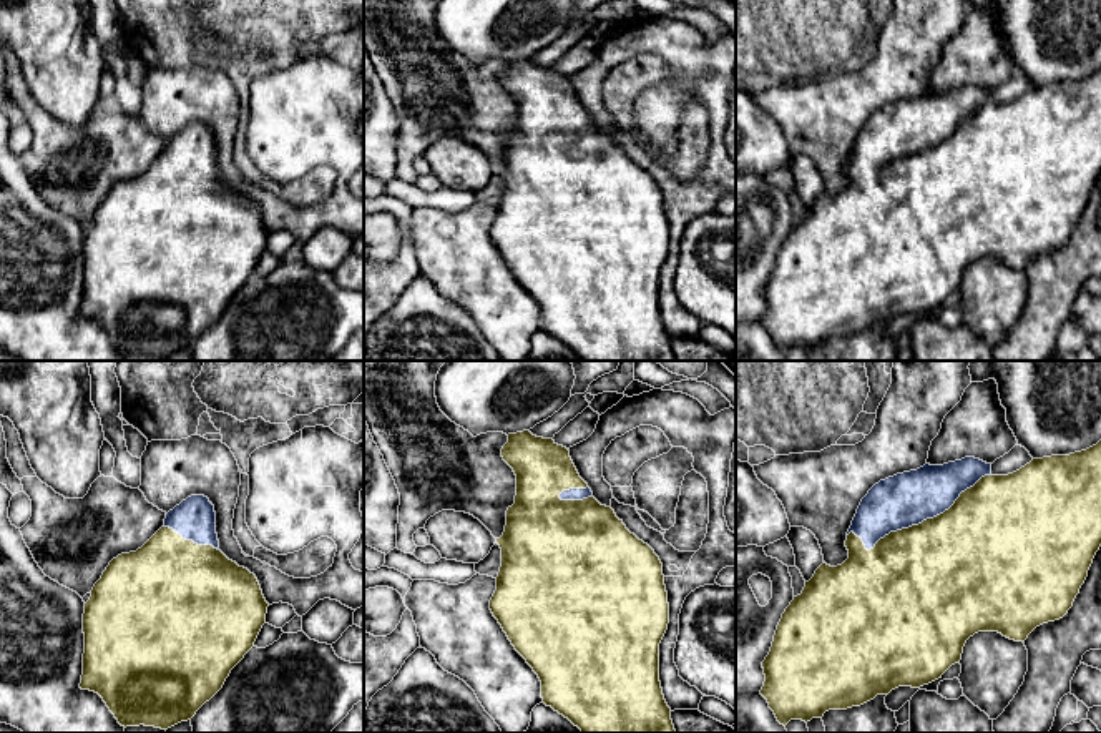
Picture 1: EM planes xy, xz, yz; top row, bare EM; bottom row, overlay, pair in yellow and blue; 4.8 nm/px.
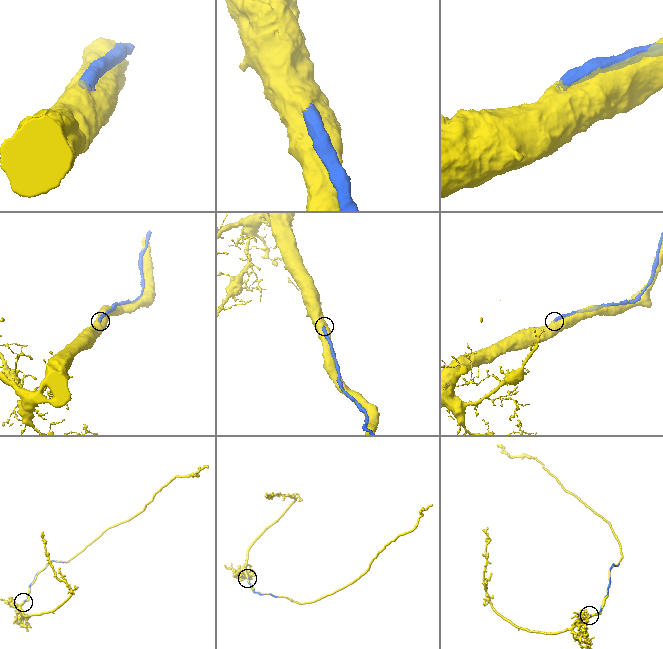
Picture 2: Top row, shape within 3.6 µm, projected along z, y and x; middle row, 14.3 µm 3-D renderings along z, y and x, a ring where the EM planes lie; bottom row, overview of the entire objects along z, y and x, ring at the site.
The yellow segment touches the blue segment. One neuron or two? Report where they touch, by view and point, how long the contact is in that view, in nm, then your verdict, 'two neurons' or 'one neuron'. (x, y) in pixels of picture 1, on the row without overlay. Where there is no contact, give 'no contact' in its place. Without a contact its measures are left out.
meets yellow in yz at (919, 152); contact 750 nm long; one neuron

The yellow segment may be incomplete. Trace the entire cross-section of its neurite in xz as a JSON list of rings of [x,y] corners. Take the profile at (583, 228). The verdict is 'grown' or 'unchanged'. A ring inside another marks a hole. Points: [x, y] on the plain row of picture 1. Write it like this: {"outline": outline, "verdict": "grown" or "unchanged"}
{"outline": [[[523,58],[508,61],[502,85],[516,103],[516,123],[506,138],[505,160],[497,166],[502,194],[490,238],[538,303],[543,331],[581,361],[676,361],[659,309],[659,271],[669,251],[659,184],[626,156],[611,135],[593,125],[566,75]]], "verdict": "grown"}

